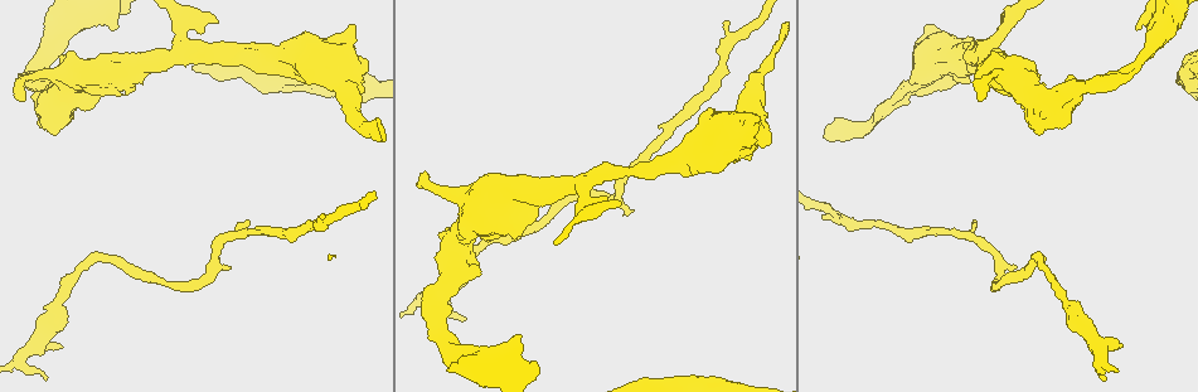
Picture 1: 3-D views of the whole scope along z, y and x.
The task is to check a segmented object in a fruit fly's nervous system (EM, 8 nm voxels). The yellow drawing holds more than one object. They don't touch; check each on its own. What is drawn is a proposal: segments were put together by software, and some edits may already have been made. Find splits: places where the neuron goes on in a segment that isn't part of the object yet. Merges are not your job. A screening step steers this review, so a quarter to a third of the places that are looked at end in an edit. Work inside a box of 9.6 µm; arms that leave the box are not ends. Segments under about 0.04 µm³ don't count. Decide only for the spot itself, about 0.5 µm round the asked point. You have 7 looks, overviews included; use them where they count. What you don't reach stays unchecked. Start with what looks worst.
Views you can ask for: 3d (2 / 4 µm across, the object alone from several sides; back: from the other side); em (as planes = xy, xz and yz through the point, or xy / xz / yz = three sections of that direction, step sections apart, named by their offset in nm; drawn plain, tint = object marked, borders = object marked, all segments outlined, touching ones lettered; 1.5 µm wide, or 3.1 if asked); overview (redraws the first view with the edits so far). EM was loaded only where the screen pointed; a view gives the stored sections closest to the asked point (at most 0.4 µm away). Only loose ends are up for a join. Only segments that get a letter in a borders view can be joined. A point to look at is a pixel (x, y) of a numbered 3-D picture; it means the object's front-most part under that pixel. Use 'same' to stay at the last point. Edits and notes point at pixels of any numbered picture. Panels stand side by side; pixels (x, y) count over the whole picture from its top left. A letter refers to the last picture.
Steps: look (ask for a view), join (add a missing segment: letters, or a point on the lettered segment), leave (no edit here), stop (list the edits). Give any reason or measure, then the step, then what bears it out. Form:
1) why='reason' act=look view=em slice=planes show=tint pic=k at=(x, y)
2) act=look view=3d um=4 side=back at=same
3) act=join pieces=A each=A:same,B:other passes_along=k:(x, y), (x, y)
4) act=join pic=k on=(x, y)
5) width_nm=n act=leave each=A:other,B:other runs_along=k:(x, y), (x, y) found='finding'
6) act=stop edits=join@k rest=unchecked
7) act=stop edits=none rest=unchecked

why='an open end' act=look view=3d um=4 pic=1 at=(425, 179)

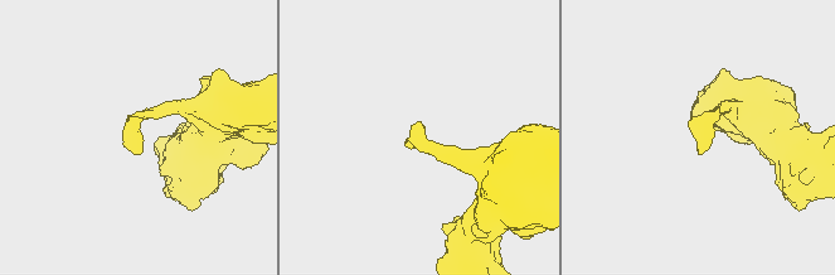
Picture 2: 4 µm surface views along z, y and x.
why='shape alone is not enough' act=look view=em slice=yz step=4 show=tint pic=2 at=(140, 153)

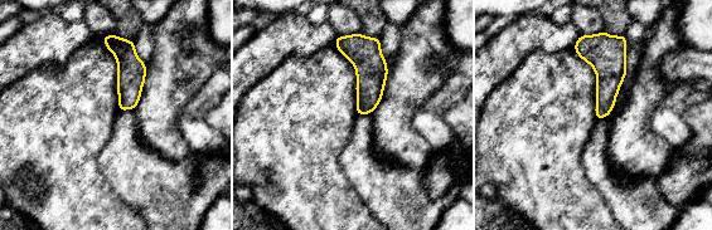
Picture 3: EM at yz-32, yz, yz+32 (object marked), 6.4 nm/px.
why='what lies round it' act=look view=em slice=yz step=4 show=borders at=same

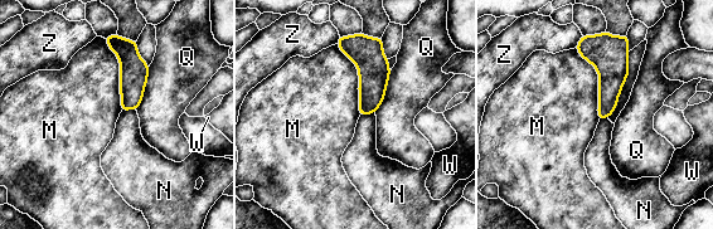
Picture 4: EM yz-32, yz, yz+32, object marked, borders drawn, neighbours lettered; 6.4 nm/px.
act=leave each=M:other,N:other,Q:other,W:other,Z:other border=4:(575, 48), (597, 73), (598, 120) found='no lettered segment goes on from it'

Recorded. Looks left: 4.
why='an open end' act=look view=3d um=2 pic=1 at=(1118, 347)

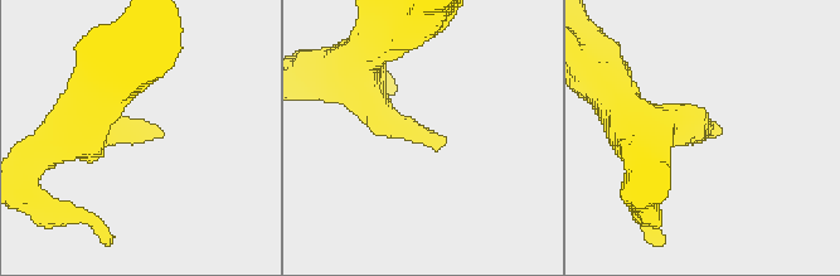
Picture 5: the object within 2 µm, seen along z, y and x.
why='need the tissue' act=look view=em slice=planes show=borders pic=5 at=(714, 138)

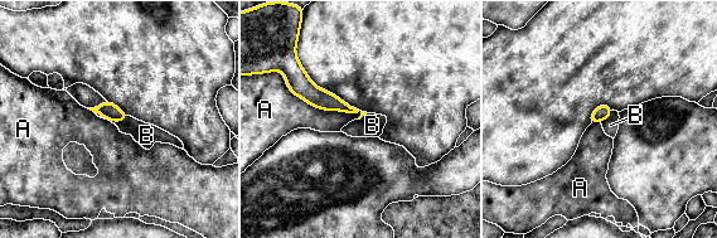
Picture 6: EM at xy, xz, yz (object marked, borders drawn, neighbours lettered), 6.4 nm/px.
act=join pieces=B each=A:other,B:same passes_along=6:(110, 111), (117, 121), (146, 135) found='it goes on there'

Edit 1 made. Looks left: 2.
act=look view=overview

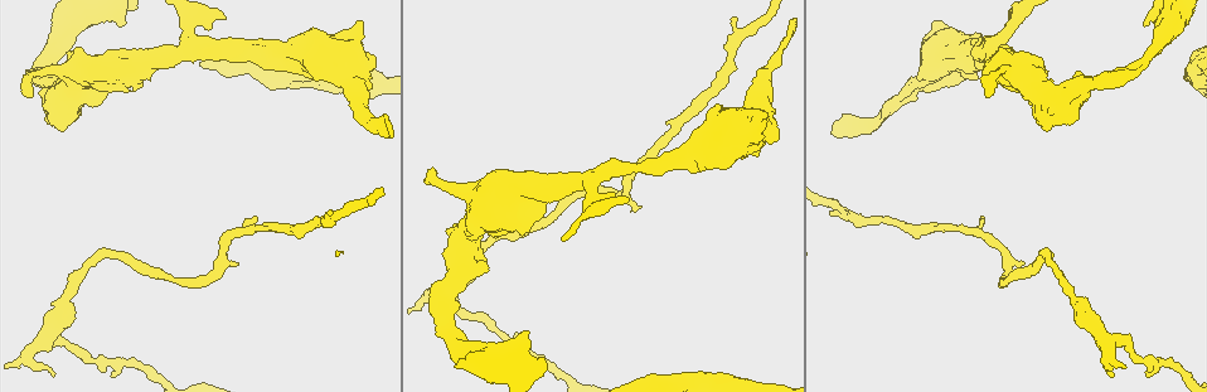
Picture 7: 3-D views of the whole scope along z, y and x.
why='free end' act=look view=em slice=planes show=borders pic=7 at=(244, 62)

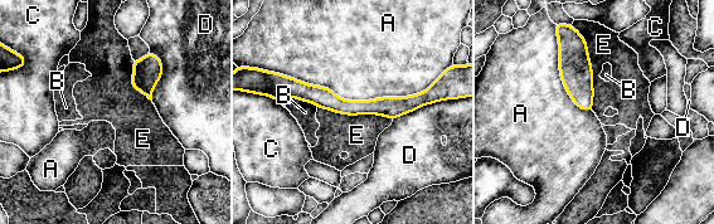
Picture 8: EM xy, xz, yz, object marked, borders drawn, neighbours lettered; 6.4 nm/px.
act=leave each=A:other,B:other,C:other,D:other,E:other border=8:(275, 72), (356, 101), (435, 81) found='none of them fits'

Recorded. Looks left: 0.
act=stop edits=join@6 rest=unchecked

